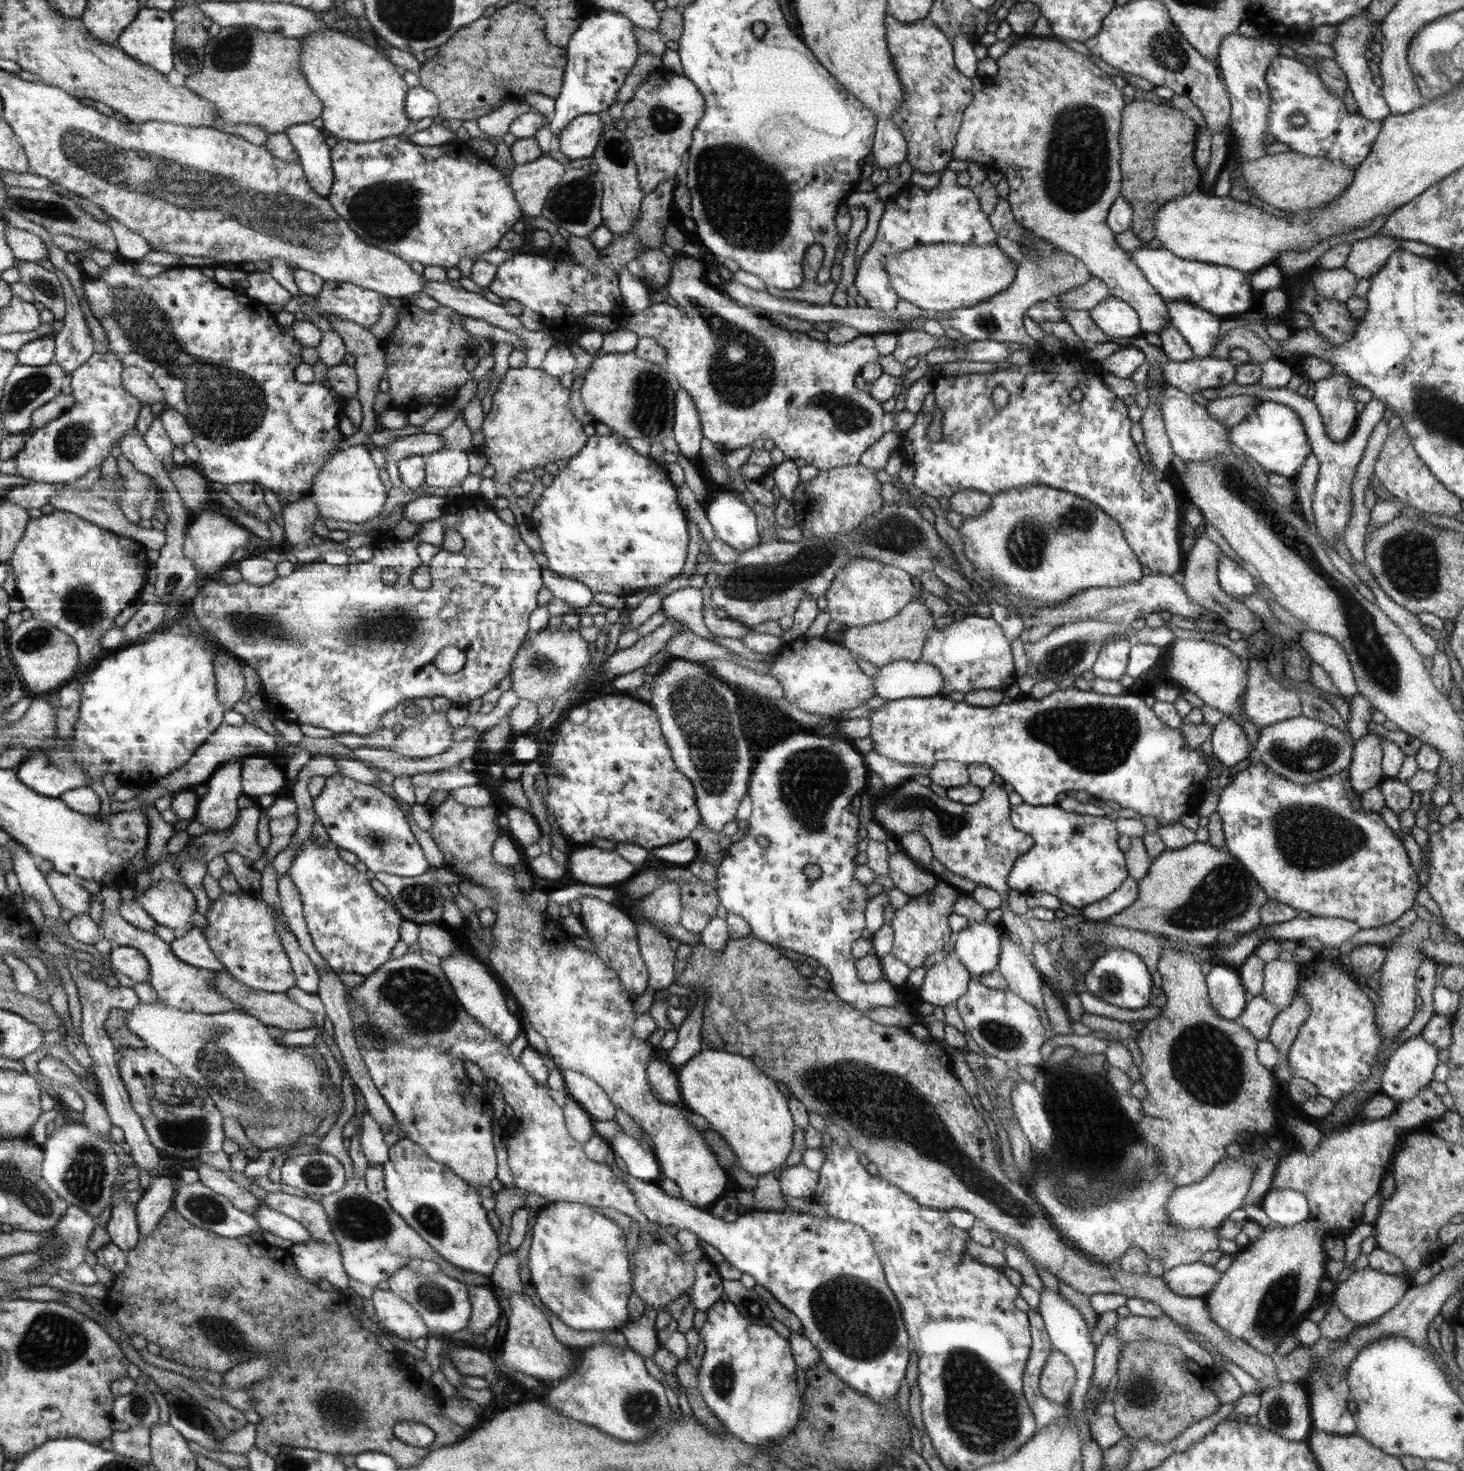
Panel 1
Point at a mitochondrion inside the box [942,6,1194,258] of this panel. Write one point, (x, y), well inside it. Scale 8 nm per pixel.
(1085, 124)

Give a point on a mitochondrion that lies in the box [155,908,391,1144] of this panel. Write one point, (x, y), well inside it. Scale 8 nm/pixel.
(215, 1067)

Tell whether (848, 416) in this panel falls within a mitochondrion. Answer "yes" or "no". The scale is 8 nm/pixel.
yes

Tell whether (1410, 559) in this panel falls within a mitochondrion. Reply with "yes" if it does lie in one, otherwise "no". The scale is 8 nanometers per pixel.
yes

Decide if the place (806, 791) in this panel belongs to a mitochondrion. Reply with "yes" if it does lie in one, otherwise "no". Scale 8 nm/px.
yes

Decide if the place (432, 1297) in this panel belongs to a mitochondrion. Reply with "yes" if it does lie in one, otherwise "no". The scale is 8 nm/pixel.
yes

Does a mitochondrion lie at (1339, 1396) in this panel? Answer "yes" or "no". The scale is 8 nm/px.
no

